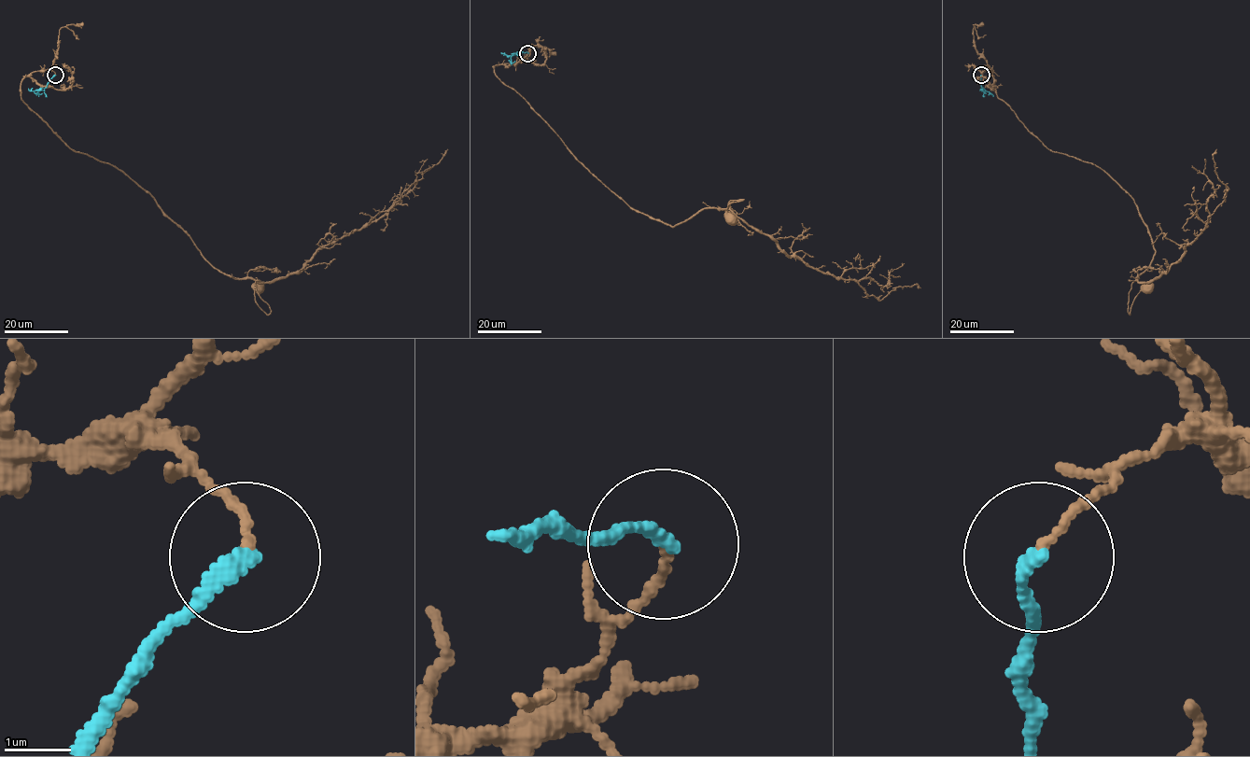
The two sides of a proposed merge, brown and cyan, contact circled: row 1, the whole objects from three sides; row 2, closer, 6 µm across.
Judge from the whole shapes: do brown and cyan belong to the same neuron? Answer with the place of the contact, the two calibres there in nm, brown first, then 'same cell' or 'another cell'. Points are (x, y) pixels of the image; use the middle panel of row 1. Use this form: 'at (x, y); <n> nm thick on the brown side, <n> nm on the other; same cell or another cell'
at (527, 53); 110 nm thick on the brown side, 200 nm on the other; another cell

